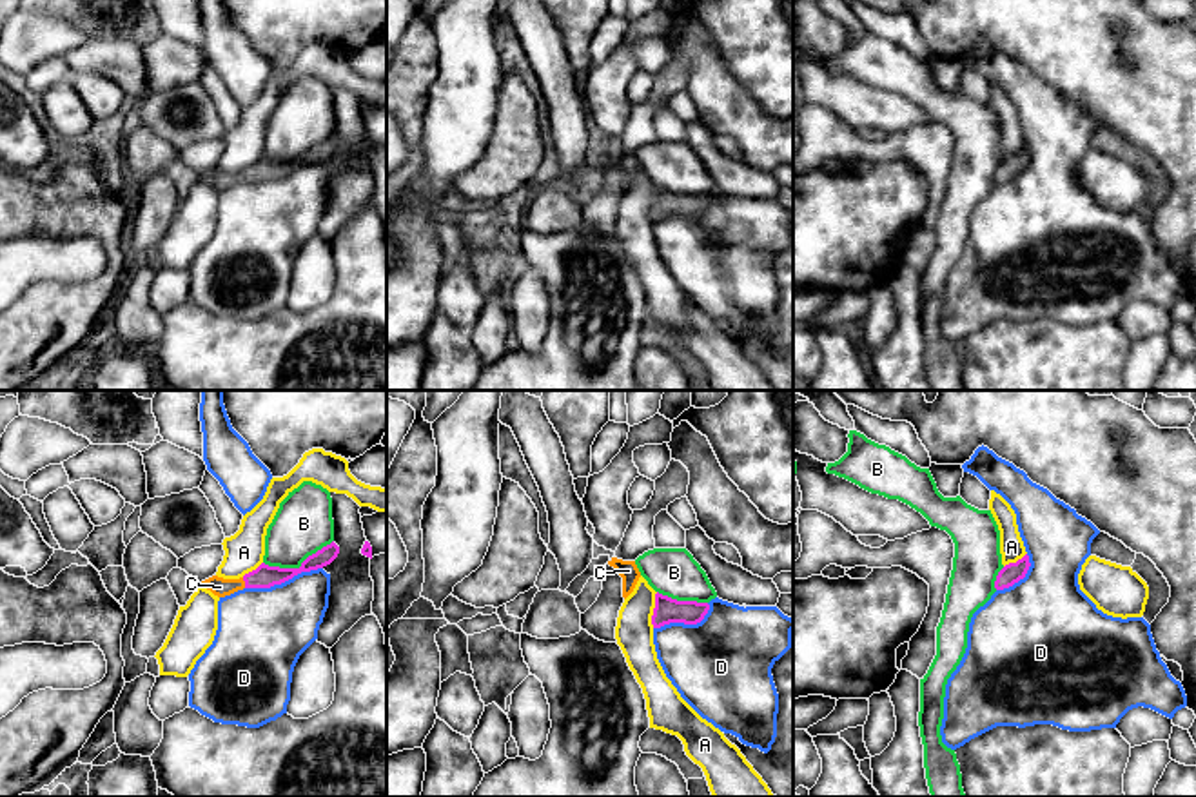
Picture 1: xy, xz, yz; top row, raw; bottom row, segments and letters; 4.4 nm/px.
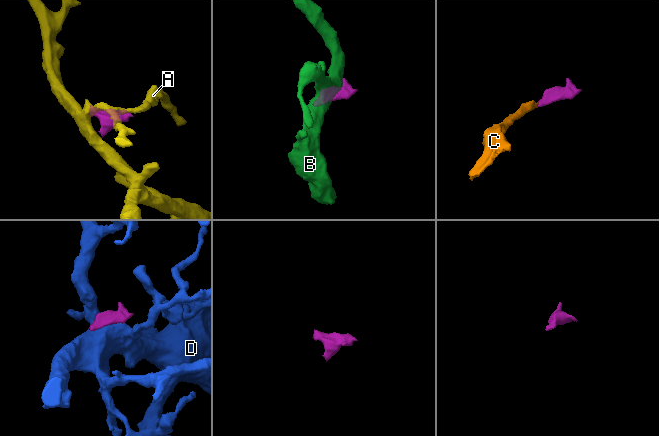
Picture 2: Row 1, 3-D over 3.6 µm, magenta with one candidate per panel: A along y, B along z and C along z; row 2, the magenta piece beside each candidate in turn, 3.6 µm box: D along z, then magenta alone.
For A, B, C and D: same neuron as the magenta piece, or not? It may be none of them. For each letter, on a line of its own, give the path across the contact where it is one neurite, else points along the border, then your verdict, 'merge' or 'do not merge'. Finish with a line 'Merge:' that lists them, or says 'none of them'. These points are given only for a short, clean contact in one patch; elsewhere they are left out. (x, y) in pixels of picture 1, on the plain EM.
A: border along xz (657, 186), (652, 220); do not merge
B: do not merge
C: runs through xy (264, 169), (245, 177), (220, 180); merge
D: do not merge
Merge: C

